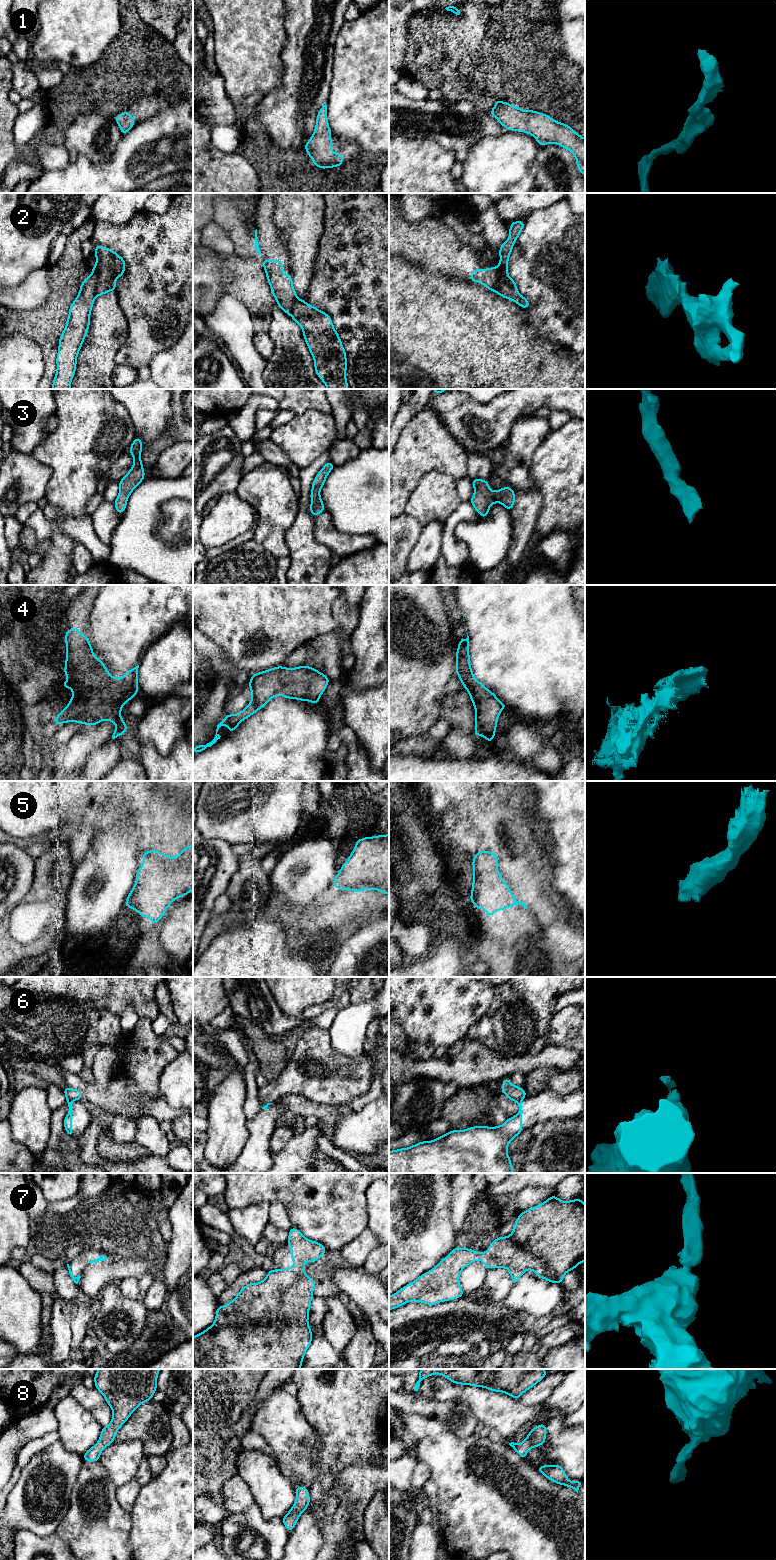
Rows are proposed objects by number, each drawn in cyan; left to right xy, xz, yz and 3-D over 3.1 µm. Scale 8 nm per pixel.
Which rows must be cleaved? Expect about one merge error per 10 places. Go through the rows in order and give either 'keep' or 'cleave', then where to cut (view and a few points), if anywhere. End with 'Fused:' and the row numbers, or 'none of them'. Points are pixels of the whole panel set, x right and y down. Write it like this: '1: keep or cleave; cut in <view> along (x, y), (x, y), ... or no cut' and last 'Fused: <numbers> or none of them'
1: keep; no cut
2: cleave; cut in xy along (95, 264), (97, 272), (96, 295)
3: keep; no cut
4: keep; no cut
5: keep; no cut
6: cleave; cut in yz along (521, 1099), (517, 1102)
7: keep; no cut
8: keep; no cut
Fused: 2, 6

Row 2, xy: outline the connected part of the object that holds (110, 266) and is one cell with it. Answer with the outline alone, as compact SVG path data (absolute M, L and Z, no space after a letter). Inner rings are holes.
M95 245L95 257L98 273L96 296L101 296L109 291L116 291L115 280L123 276L126 262L115 251Z

